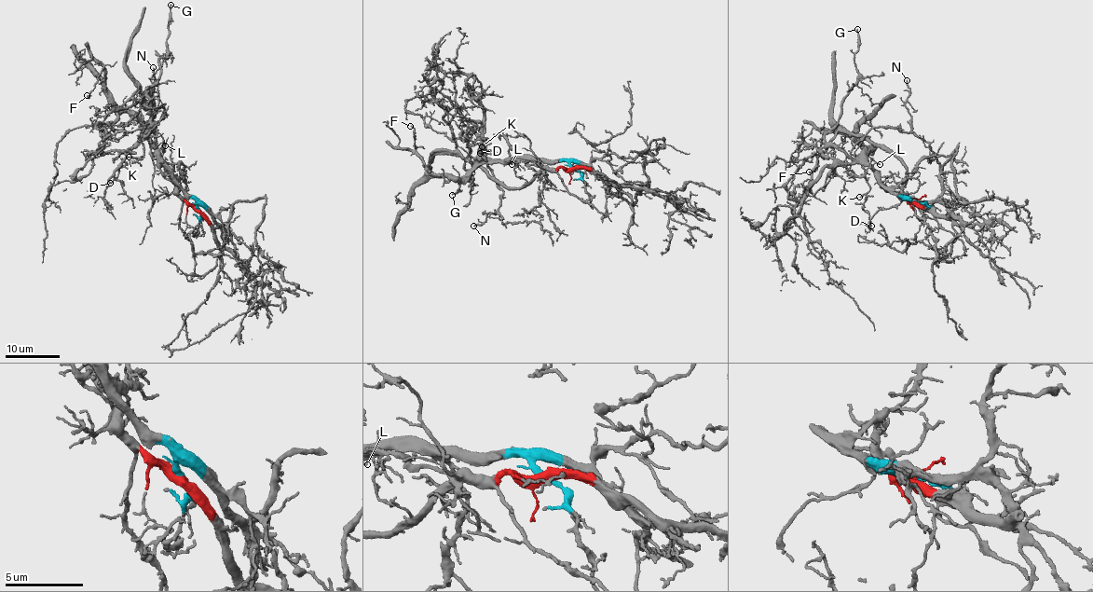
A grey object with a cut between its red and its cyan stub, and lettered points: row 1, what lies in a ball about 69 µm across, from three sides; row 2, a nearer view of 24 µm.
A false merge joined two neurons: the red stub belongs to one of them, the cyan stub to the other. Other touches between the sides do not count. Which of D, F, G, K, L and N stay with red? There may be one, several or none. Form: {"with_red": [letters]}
{"with_red": []}

